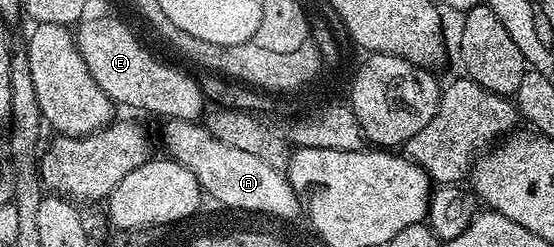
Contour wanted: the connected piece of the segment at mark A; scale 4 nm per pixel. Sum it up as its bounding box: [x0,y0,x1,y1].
[165,118,302,218]

